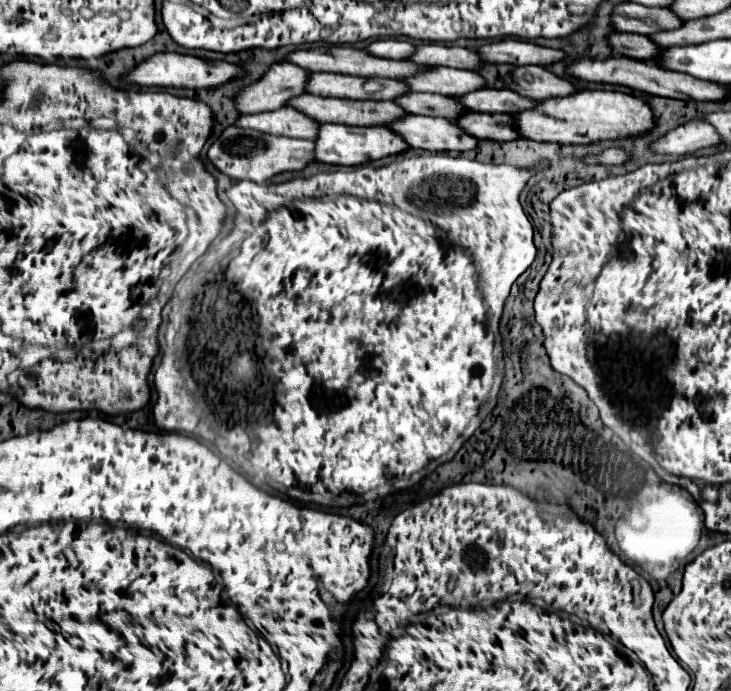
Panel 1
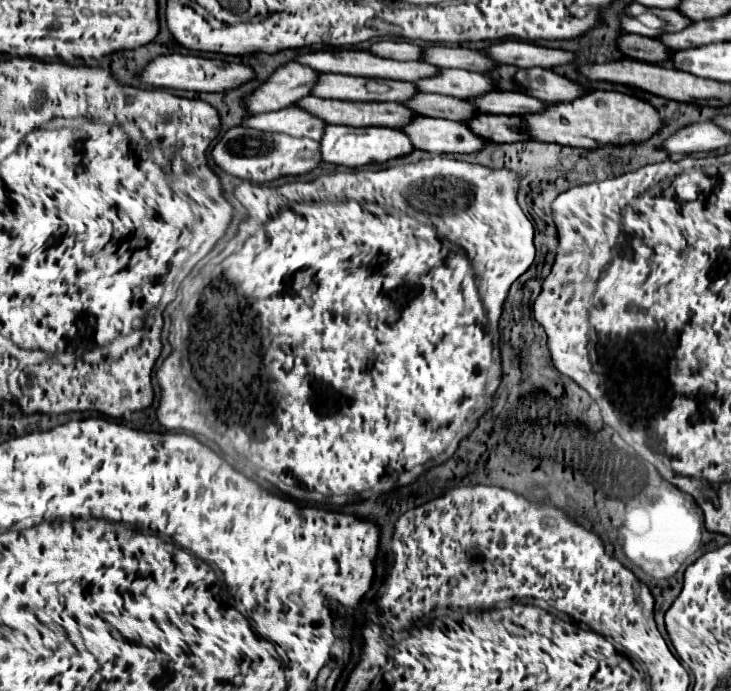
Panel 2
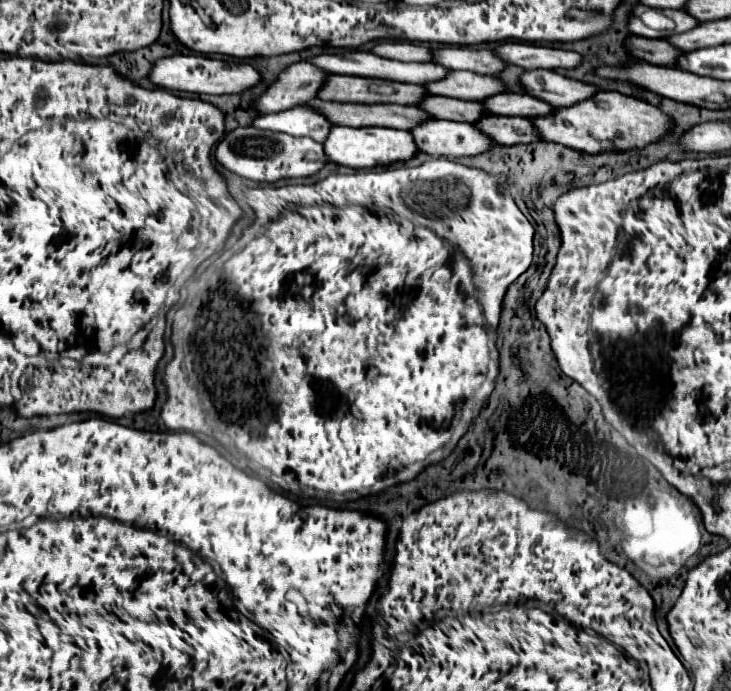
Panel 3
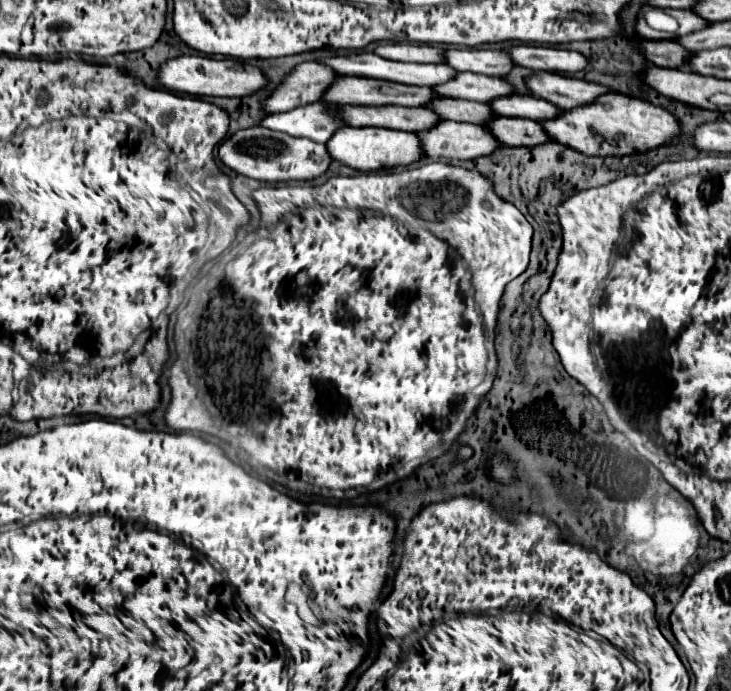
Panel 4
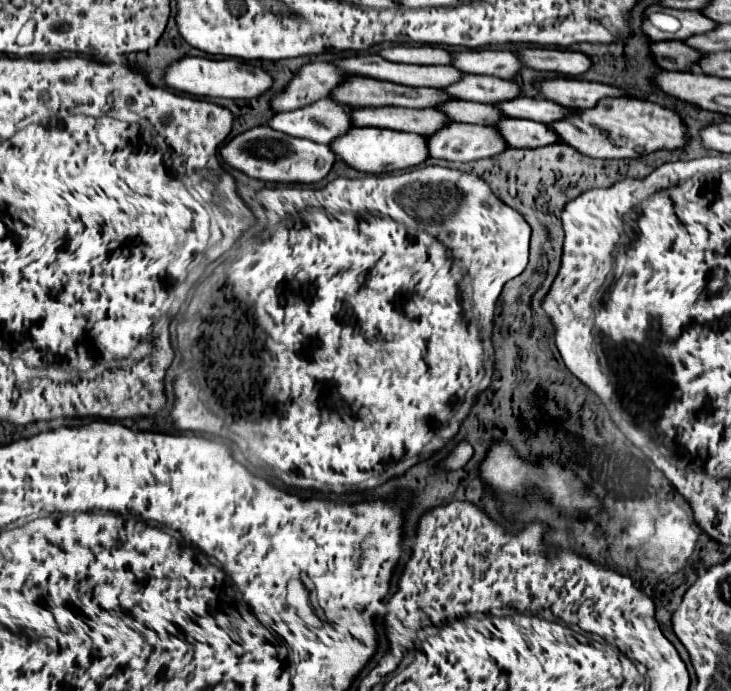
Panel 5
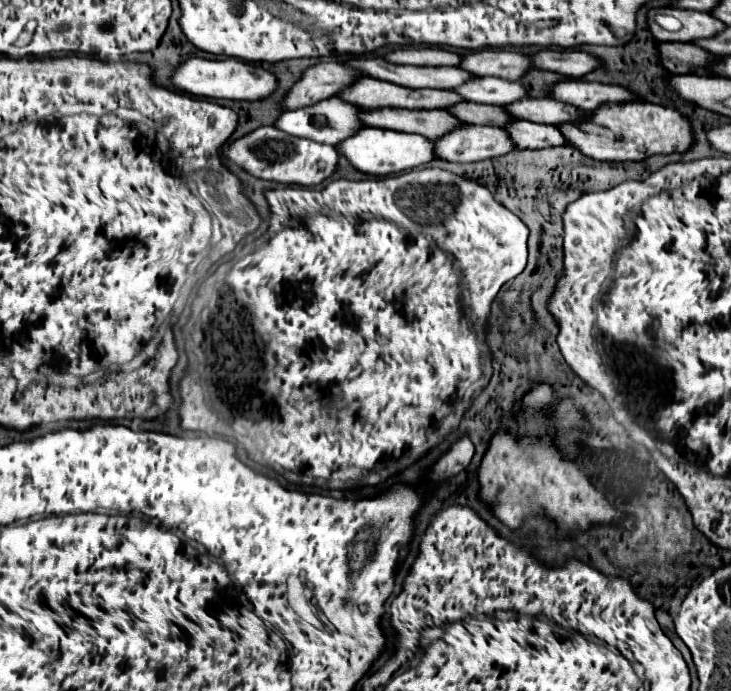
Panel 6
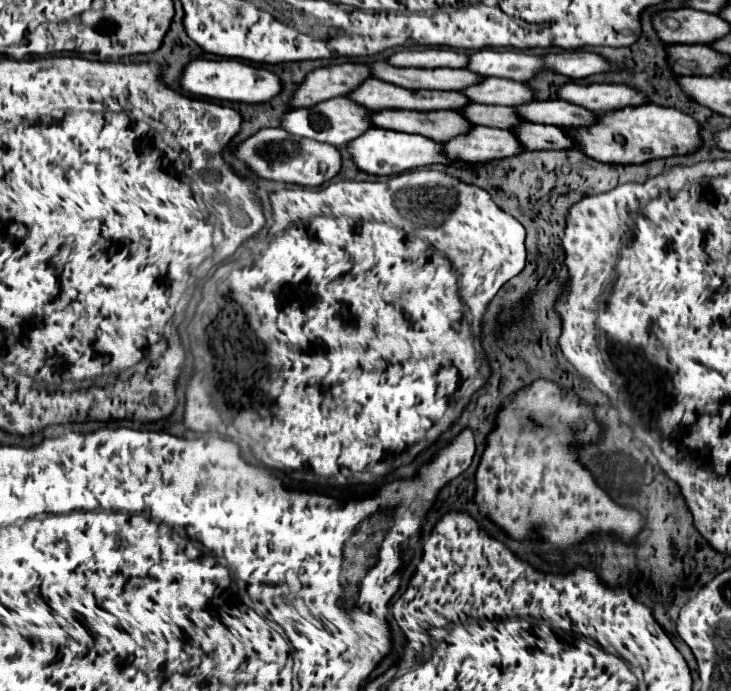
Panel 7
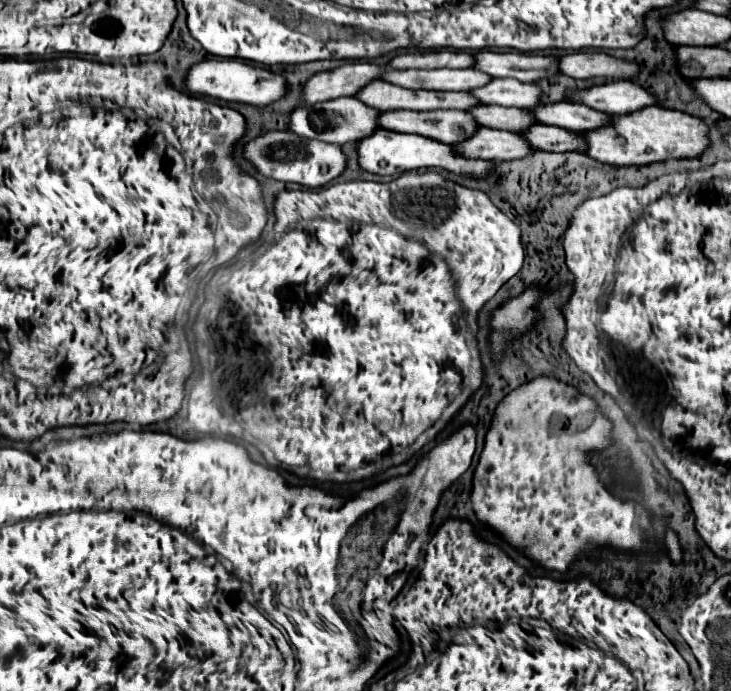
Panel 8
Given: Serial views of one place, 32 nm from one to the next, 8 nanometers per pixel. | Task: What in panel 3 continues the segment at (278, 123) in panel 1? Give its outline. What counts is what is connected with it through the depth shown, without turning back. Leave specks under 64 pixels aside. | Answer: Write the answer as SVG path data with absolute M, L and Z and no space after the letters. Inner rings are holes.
M296 106L286 112L260 114L254 120L254 126L290 136L308 136L316 142L324 142L334 124L312 106Z

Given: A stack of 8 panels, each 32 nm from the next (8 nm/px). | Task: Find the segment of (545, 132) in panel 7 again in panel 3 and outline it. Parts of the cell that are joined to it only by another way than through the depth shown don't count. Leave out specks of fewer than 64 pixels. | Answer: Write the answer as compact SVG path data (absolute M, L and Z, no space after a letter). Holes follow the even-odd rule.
M486 116L476 124L484 134L492 136L496 144L514 146L514 144L532 144L540 142L536 126L528 118L508 118L508 116Z

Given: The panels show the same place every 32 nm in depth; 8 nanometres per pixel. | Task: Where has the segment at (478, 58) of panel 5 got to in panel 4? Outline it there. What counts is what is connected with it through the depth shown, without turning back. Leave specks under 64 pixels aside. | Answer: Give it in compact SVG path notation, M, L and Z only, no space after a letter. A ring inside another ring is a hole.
M478 48L446 50L446 64L456 68L458 72L474 72L498 78L506 78L516 66L514 60L504 50L478 50Z

